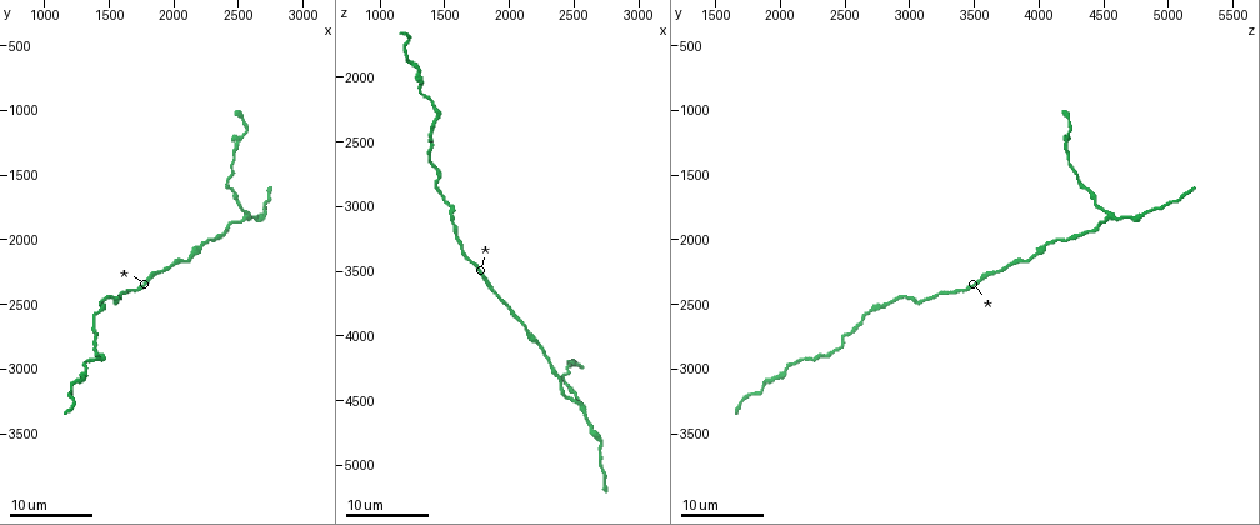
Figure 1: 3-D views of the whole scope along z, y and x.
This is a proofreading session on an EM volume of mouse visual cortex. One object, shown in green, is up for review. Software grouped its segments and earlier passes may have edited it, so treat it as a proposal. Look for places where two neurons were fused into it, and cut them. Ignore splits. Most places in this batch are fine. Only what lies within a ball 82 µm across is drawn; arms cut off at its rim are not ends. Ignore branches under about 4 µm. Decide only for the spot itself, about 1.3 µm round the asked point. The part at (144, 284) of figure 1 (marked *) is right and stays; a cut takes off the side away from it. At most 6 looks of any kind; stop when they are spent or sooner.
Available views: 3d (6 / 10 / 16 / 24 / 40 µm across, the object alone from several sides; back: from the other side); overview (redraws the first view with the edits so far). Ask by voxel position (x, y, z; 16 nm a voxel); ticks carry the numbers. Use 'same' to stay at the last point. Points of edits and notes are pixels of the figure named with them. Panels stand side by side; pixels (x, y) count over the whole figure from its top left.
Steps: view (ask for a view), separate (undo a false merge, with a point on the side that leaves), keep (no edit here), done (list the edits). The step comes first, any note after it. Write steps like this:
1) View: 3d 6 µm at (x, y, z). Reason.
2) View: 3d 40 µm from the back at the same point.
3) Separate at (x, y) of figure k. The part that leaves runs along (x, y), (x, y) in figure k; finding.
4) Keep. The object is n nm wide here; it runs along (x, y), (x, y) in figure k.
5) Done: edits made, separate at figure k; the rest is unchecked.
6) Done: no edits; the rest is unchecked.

View: 3d 24 µm at (2700, 1800, 4800). Calibre changes.

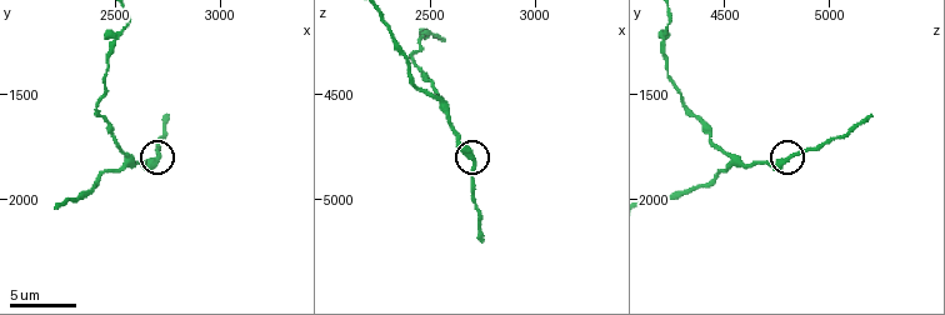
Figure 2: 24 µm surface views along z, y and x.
View: 3d 6 µm at (2690, 1800, 4820). Zoom in.

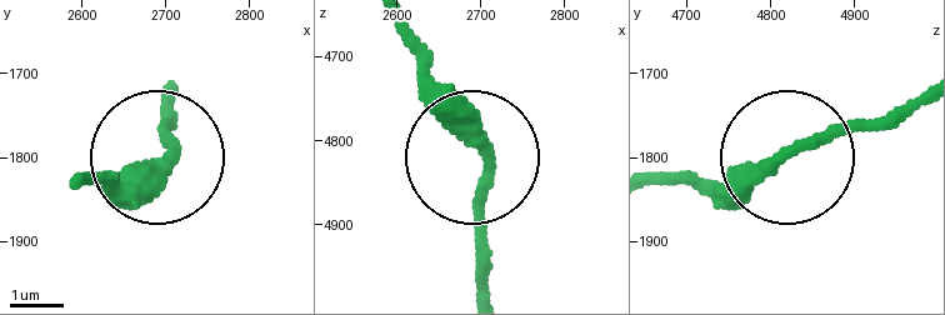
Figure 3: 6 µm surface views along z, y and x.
Keep. It runs along (393, 21), (419, 88), (483, 169), (483, 290) in figure 3; one neuron here.

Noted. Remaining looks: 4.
View: 3d 6 µm at (2570, 1800, 4540). Side arm on a straight run.

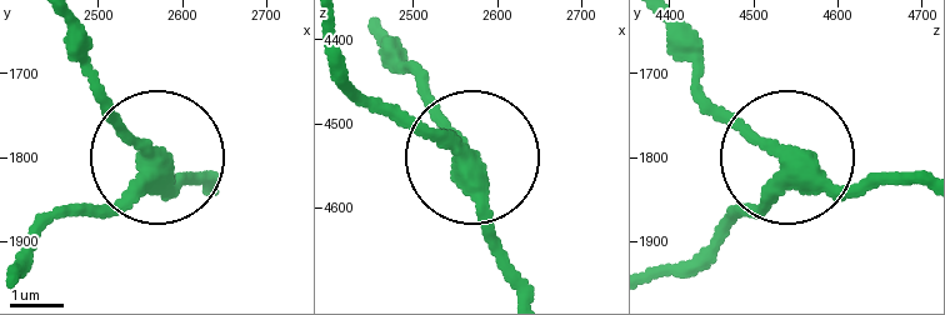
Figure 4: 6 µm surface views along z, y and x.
Keep. The object is 310 nm wide here; all the same neuron.

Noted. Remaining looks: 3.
View: 3d 6 µm at (2320, 1990, 4230). Calibre changes.

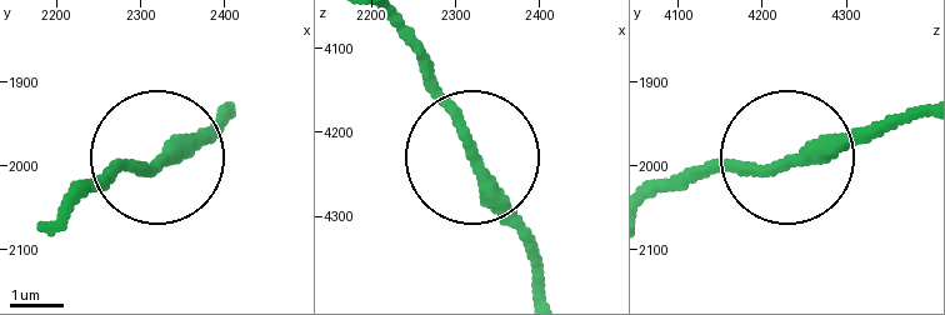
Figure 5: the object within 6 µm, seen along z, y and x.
Keep. Continuous, no second neuron.

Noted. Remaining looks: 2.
Done: no edits; the rest is unchecked.

